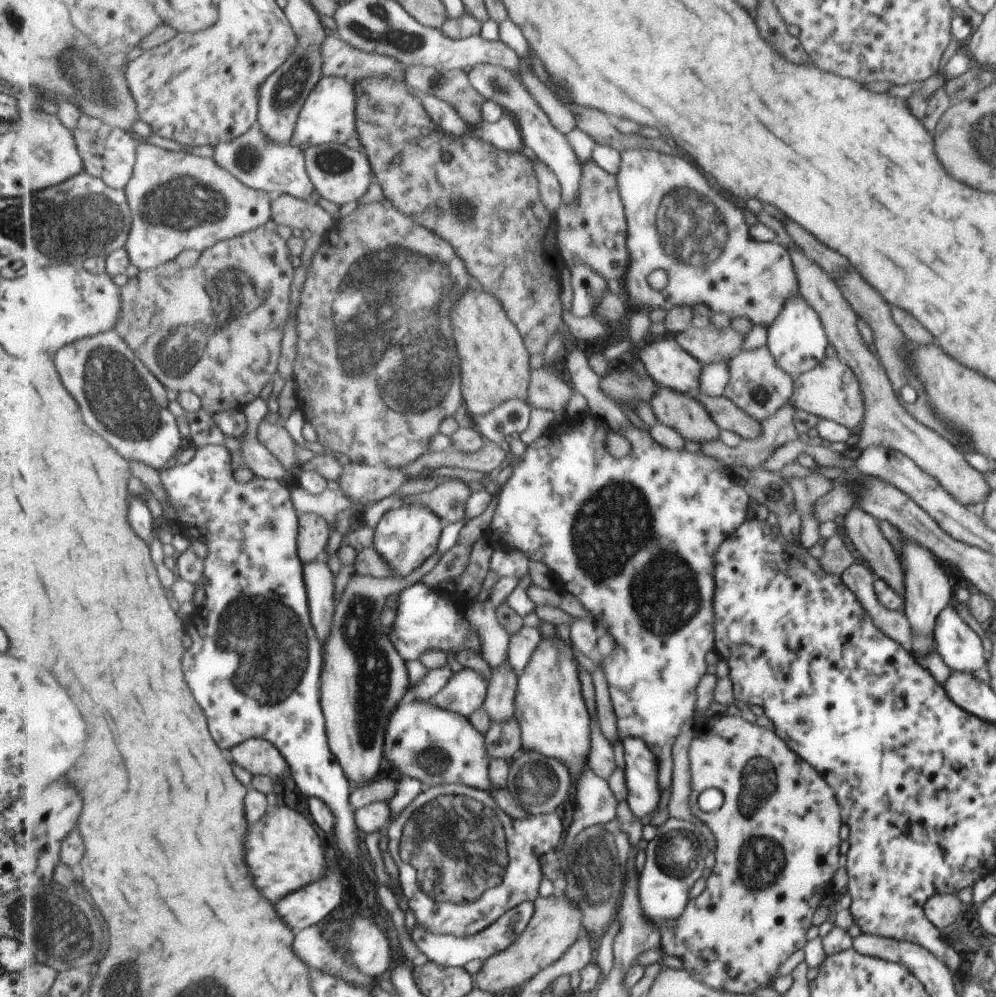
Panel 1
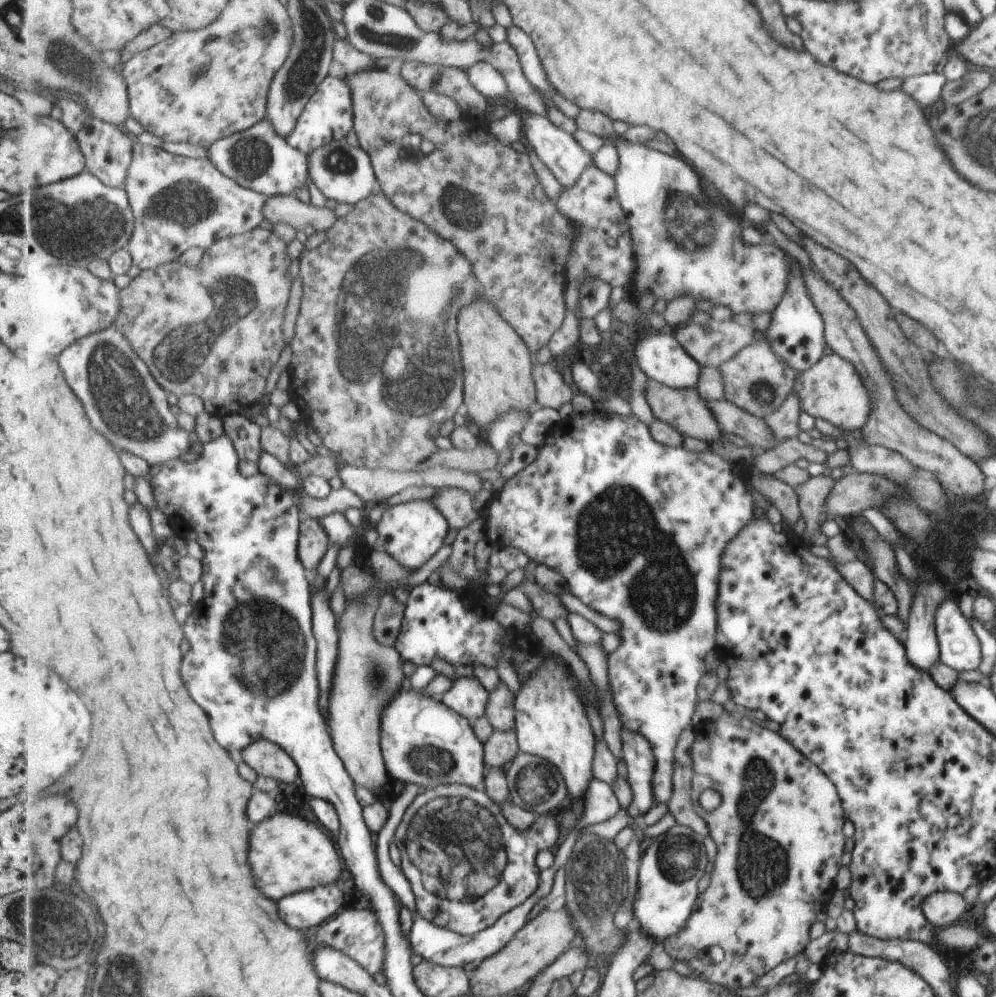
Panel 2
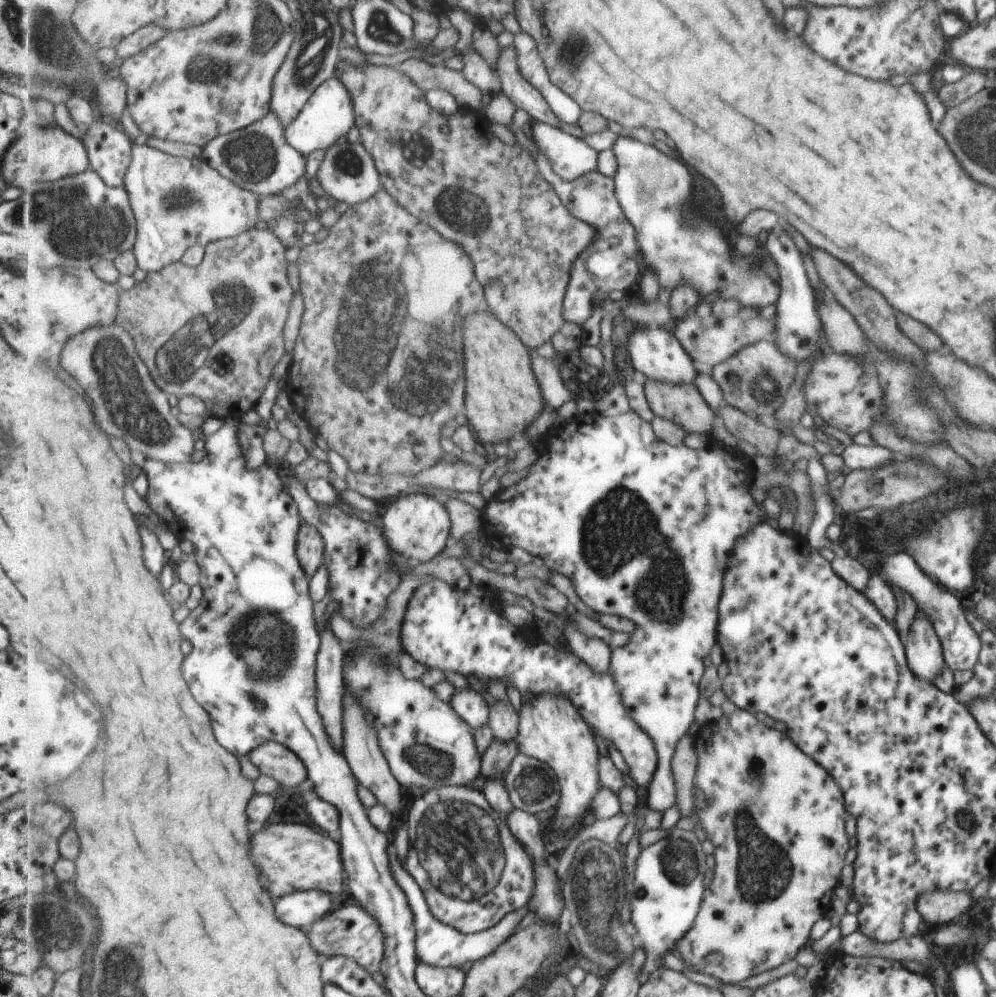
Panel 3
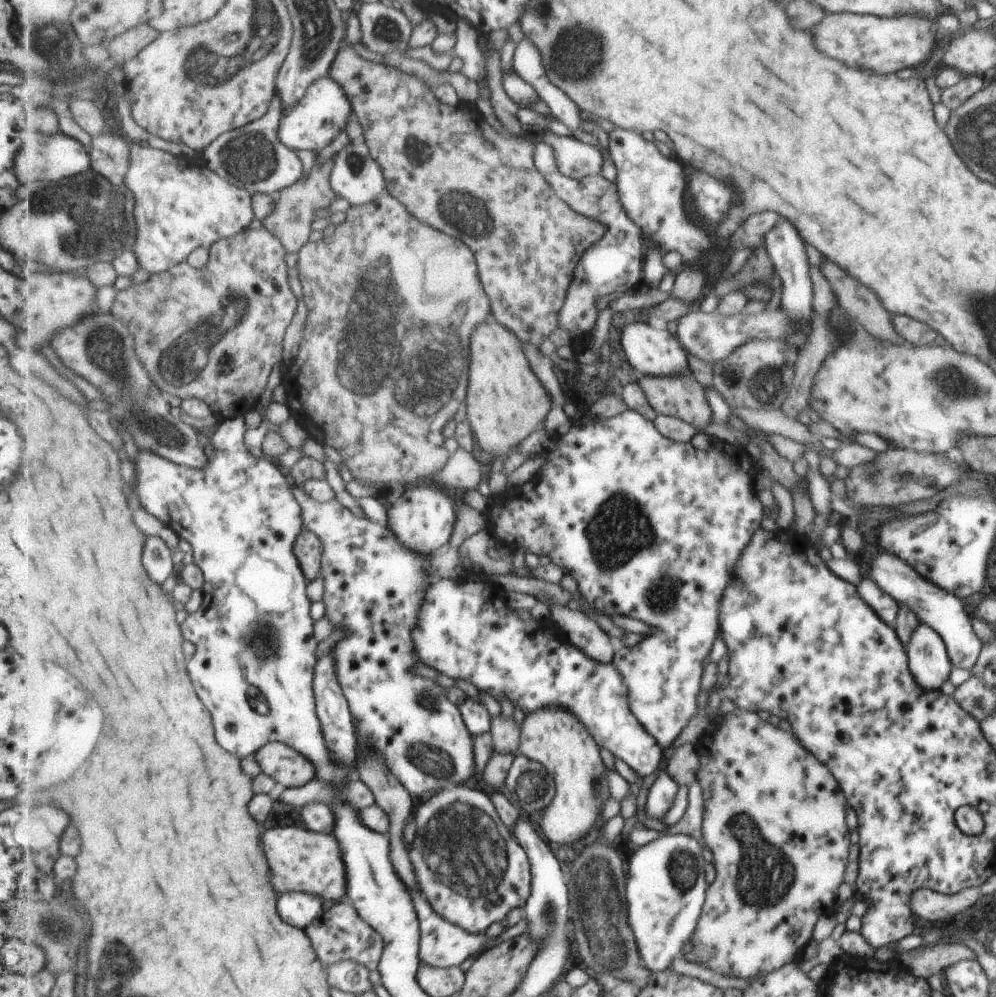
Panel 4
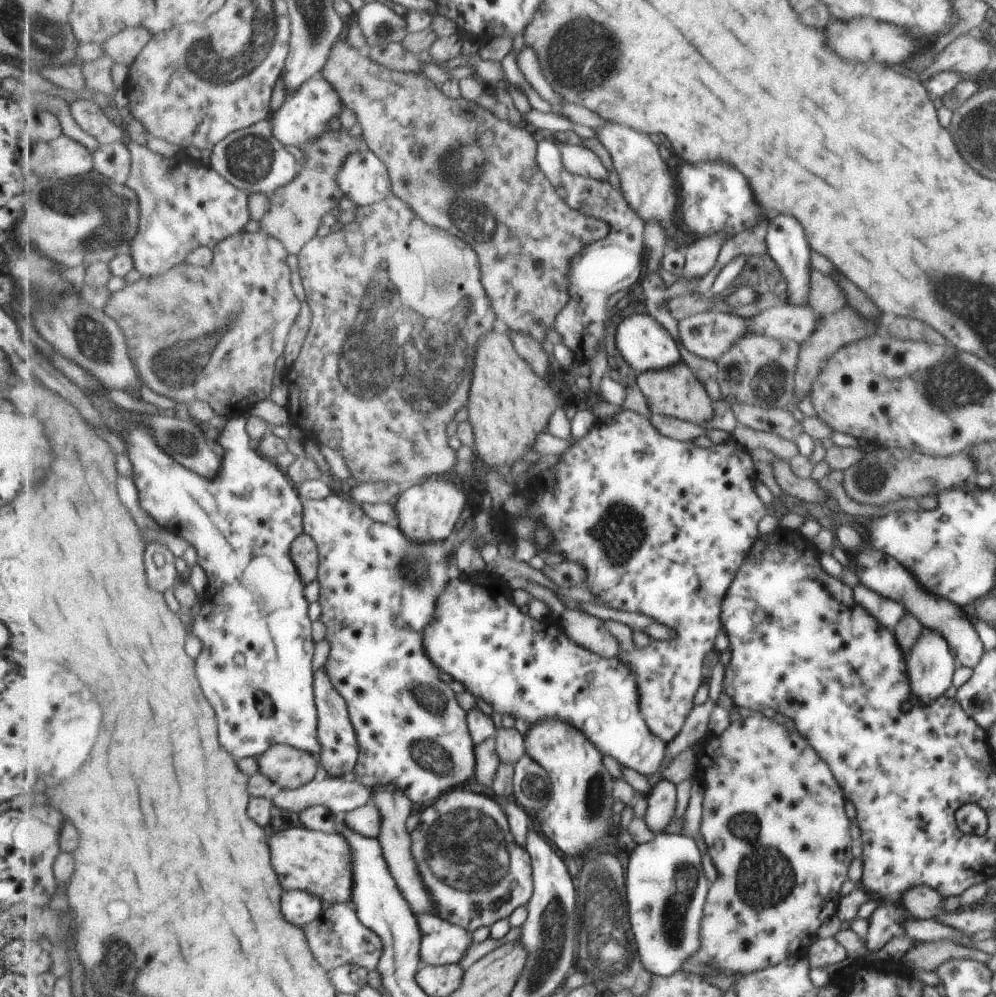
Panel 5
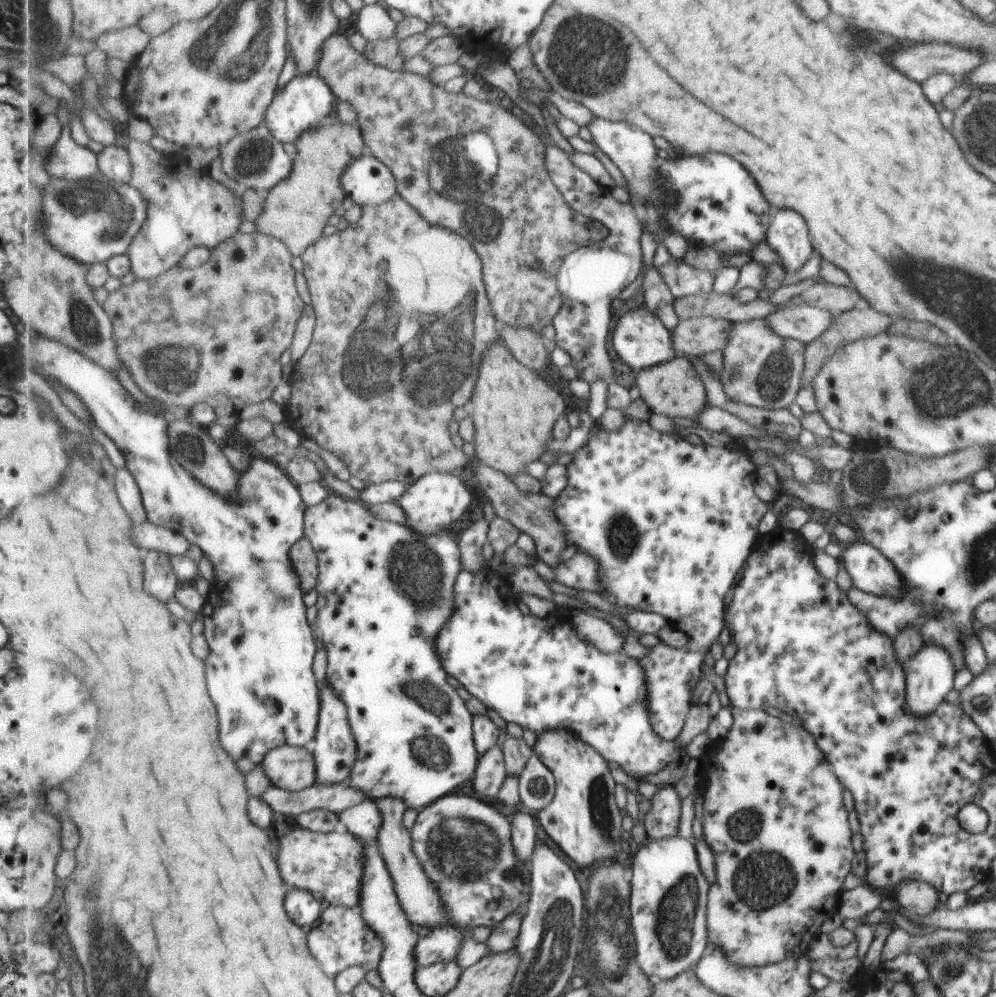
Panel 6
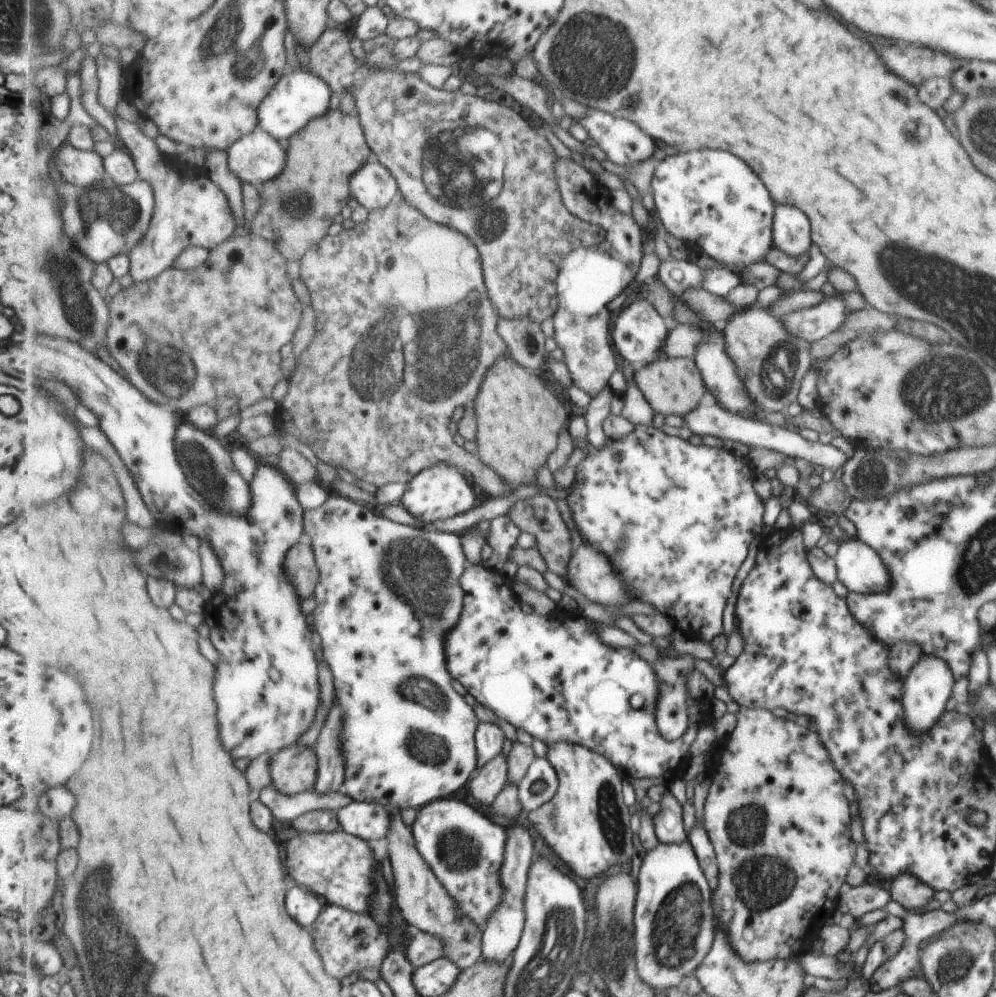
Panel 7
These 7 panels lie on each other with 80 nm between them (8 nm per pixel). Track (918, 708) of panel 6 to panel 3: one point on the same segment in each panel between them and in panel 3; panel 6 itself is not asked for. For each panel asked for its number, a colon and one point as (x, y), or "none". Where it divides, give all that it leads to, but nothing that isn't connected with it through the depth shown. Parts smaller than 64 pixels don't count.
3: (924, 655)
4: (929, 664)
5: (930, 664)

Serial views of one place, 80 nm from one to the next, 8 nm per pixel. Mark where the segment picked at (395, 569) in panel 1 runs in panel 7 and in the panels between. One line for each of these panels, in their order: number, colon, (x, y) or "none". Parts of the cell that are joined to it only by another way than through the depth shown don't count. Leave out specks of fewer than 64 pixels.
2: (412, 532)
3: (418, 526)
4: (422, 518)
5: (428, 512)
6: (438, 500)
7: (439, 492)

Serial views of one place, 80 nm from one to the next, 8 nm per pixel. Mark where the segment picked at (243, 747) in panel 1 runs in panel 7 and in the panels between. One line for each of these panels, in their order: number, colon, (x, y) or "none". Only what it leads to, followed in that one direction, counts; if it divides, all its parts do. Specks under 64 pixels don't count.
2: (269, 759)
3: (273, 759)
4: (288, 766)
5: (290, 767)
6: (291, 768)
7: (294, 769)

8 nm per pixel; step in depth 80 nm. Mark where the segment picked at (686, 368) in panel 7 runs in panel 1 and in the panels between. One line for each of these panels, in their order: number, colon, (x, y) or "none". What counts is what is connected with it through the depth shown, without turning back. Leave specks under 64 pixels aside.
1: (675, 409)
2: (684, 409)
3: (682, 404)
4: (681, 397)
5: (675, 392)
6: (674, 389)

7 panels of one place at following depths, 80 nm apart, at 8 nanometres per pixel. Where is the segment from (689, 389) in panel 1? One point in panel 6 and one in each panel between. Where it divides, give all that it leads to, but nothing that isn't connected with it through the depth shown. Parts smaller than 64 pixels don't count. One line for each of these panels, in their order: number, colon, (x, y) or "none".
2: (661, 356)
3: (658, 354)
4: (653, 352)
5: (647, 345)
6: (642, 340)

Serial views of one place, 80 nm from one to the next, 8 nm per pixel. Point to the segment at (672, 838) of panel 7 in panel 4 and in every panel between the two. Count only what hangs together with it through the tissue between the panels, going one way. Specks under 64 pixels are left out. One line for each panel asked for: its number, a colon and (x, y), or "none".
4: (661, 798)
5: (662, 800)
6: (661, 821)

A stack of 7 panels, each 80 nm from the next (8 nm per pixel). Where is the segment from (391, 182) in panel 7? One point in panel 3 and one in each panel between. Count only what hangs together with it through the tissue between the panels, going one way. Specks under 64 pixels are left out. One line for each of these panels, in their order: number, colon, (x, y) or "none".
3: (348, 173)
4: (356, 176)
5: (364, 178)
6: (368, 181)

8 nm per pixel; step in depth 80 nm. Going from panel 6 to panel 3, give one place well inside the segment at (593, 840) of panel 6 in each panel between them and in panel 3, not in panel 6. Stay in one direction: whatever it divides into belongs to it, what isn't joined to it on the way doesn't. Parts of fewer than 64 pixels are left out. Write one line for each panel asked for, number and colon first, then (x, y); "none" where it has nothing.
3: (552, 729)
4: (554, 737)
5: (579, 814)

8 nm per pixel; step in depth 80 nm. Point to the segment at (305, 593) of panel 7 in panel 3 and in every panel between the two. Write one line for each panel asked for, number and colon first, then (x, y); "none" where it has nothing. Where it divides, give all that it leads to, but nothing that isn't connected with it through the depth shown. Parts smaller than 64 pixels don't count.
3: (311, 546)
4: (309, 548)
5: (305, 552)
6: (303, 555)

